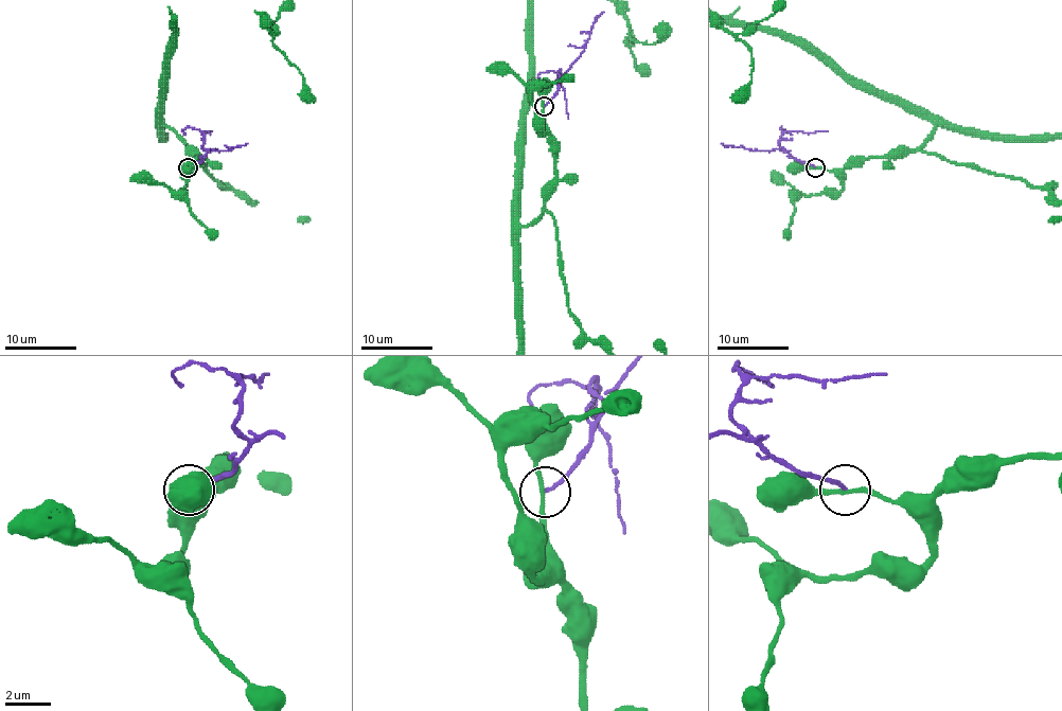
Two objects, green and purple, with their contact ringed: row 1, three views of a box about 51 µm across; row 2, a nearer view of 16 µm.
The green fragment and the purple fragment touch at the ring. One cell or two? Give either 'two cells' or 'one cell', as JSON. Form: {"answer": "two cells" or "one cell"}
{"answer": "two cells"}

